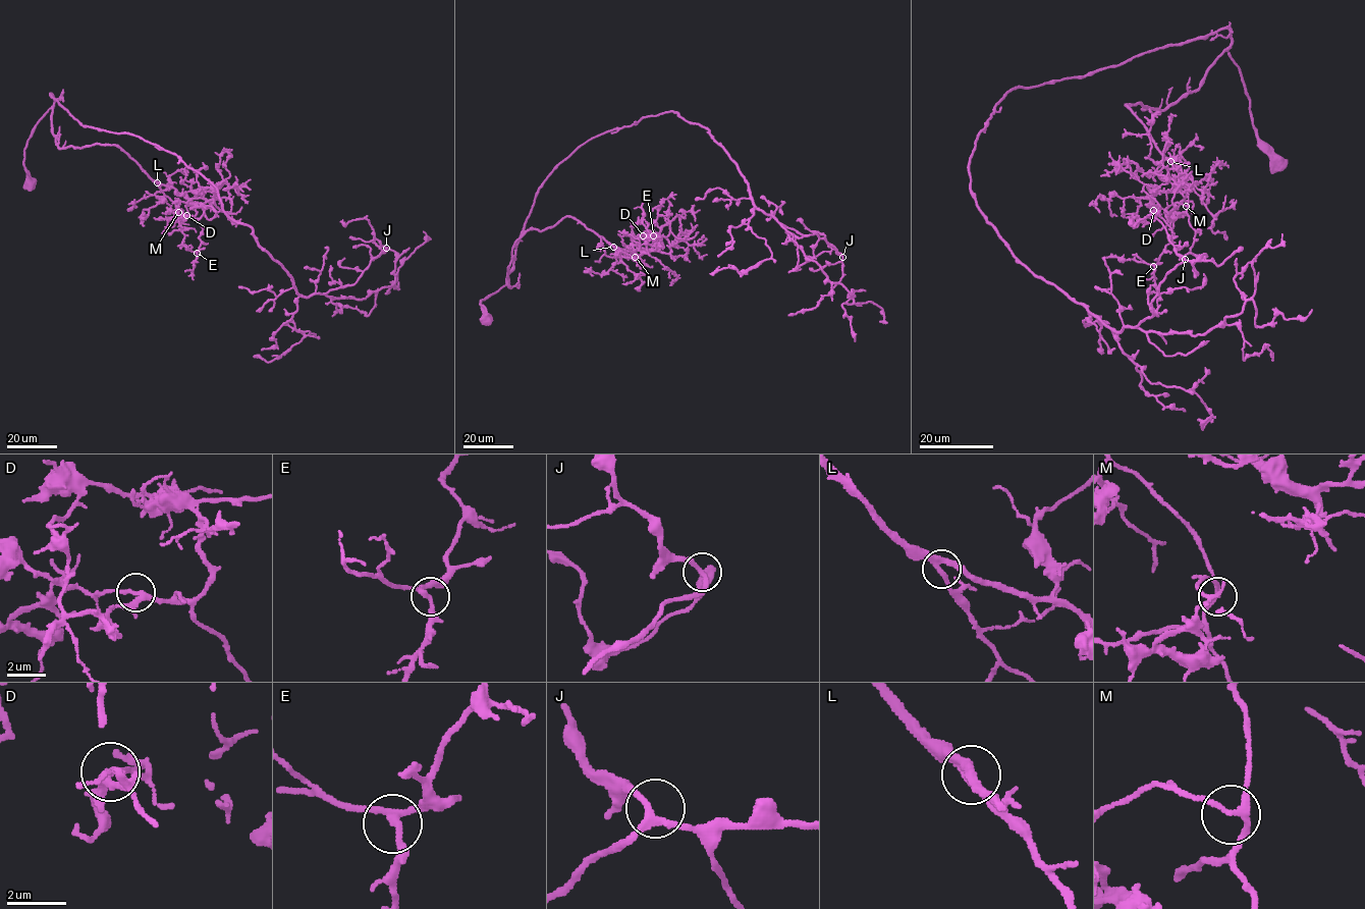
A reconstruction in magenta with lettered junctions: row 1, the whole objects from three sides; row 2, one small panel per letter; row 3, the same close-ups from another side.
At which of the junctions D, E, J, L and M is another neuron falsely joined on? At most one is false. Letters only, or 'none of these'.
none of these

